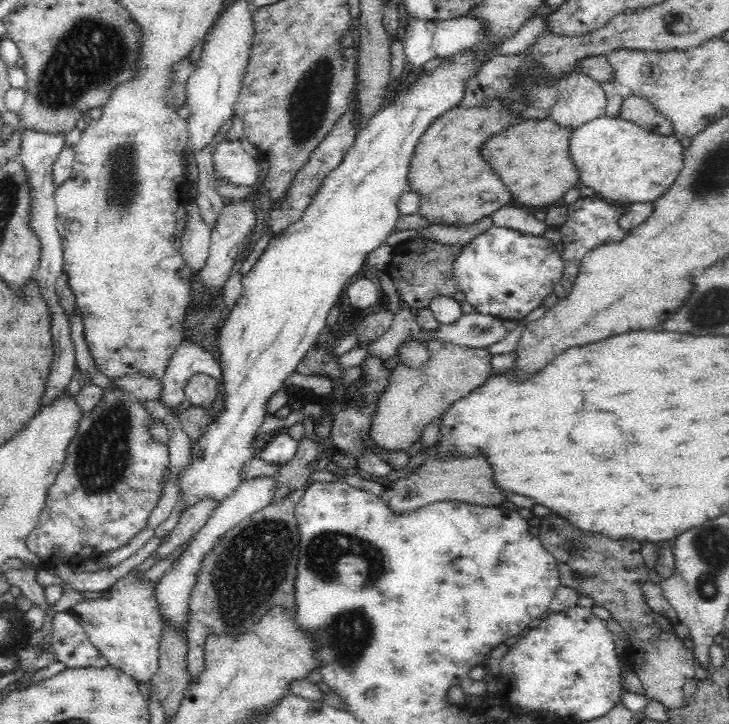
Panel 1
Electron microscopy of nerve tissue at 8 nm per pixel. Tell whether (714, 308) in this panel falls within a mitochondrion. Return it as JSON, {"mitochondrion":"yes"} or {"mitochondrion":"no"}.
{"mitochondrion":"yes"}

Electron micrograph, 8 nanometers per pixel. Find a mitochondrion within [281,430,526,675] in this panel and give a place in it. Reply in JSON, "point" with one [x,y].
{"point":[325,553]}

